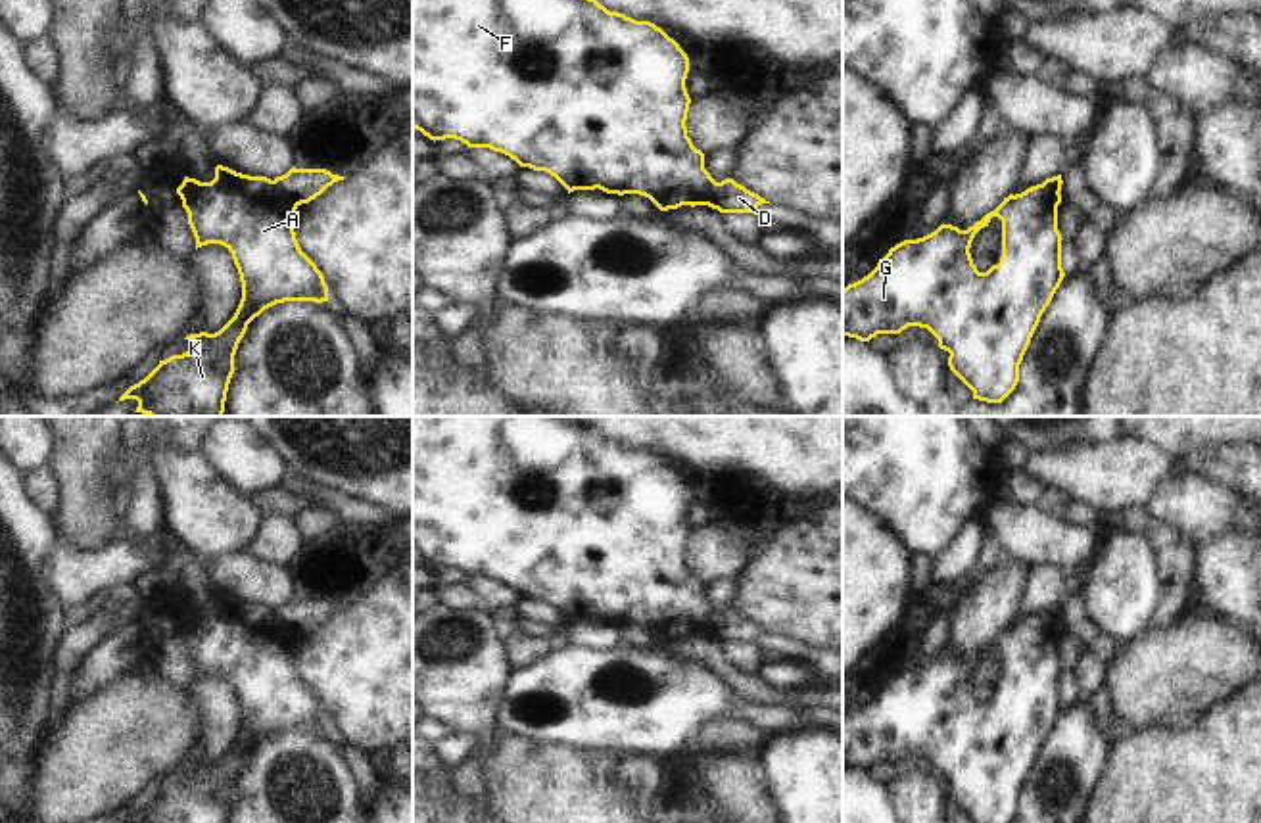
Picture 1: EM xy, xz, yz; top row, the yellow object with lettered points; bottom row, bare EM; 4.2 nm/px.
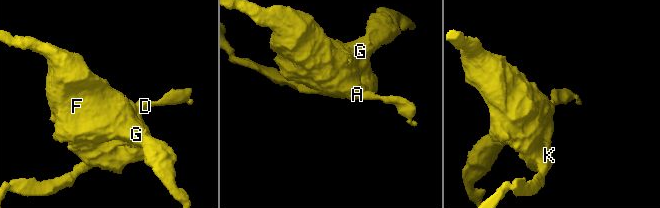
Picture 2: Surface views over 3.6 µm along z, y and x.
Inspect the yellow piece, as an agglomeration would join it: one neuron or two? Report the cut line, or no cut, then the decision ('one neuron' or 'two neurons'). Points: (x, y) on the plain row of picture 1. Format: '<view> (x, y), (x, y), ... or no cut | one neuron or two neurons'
xy (271, 611), (296, 637) | two neurons

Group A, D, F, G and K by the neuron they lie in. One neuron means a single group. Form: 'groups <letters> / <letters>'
groups A F G K / D

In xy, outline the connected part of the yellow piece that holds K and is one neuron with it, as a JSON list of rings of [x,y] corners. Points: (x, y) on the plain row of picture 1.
[[[217,595],[211,612],[184,606],[177,618],[188,654],[196,668],[196,679],[207,673],[225,675],[234,689],[242,712],[242,729],[234,746],[215,764],[190,764],[194,775],[173,785],[125,823],[226,823],[234,804],[234,785],[248,754],[265,739],[284,731],[328,731],[328,716],[317,694],[301,681],[294,652],[296,639],[286,631],[267,606],[250,606]]]

